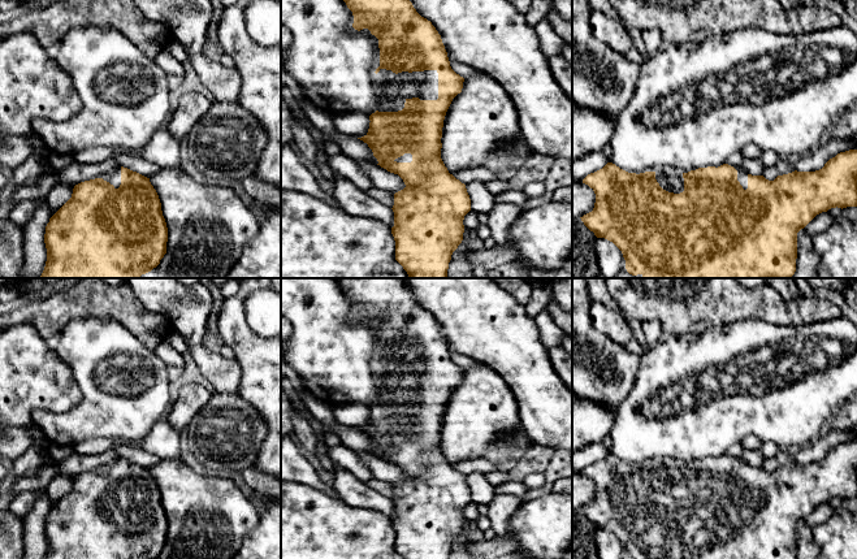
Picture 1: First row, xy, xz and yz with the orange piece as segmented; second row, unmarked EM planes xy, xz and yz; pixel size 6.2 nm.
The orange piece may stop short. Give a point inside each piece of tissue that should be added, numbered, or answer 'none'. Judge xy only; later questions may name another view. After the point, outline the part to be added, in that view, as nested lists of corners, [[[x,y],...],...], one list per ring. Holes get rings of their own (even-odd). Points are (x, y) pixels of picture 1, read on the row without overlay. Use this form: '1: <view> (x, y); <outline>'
1: xy (115, 468); [[[121,459],[114,460],[112,464],[103,468],[103,471],[113,476],[114,480],[118,480],[121,476]]]

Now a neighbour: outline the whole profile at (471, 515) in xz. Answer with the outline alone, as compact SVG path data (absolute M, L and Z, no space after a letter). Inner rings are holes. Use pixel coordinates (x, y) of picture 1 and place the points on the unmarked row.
M469 502L463 511L464 524L463 529L469 532L469 538L472 542L479 542L484 540L482 532L475 528L475 523L480 517L477 512L477 504Z

